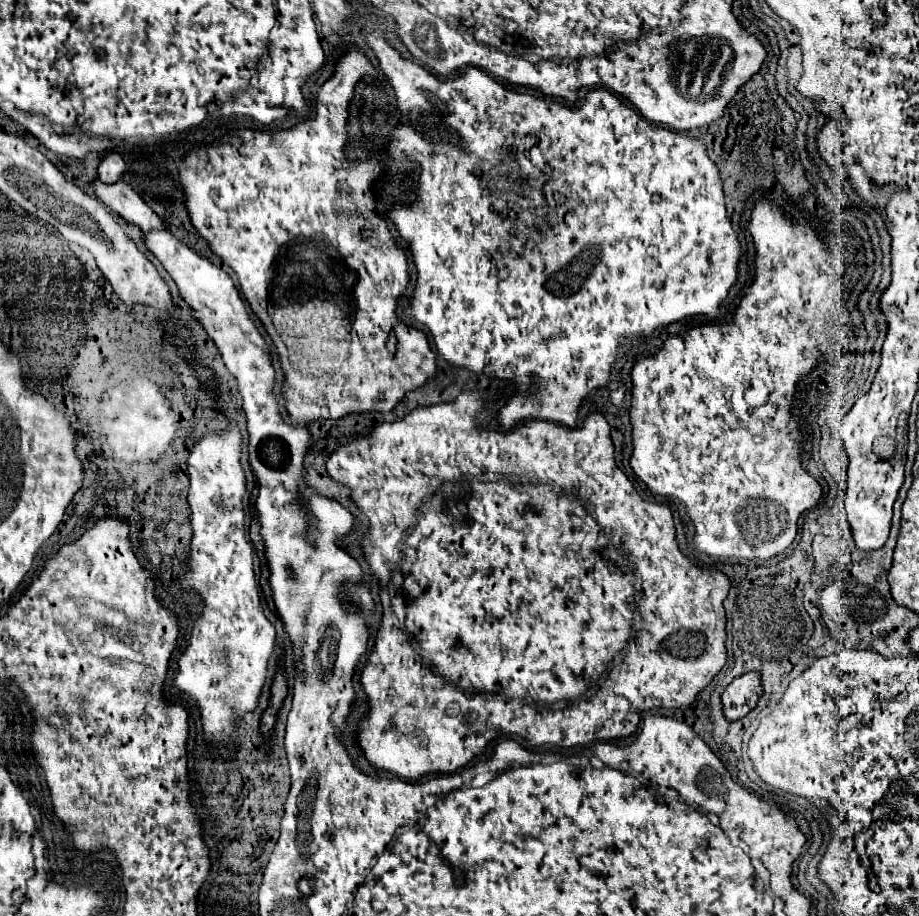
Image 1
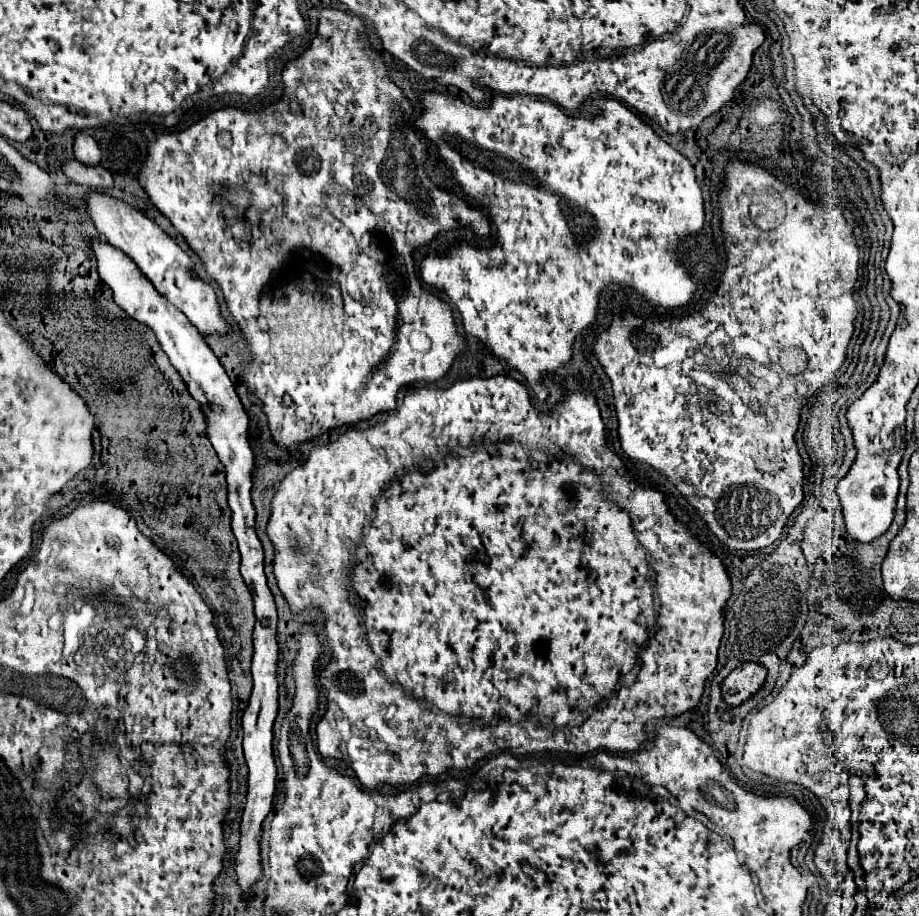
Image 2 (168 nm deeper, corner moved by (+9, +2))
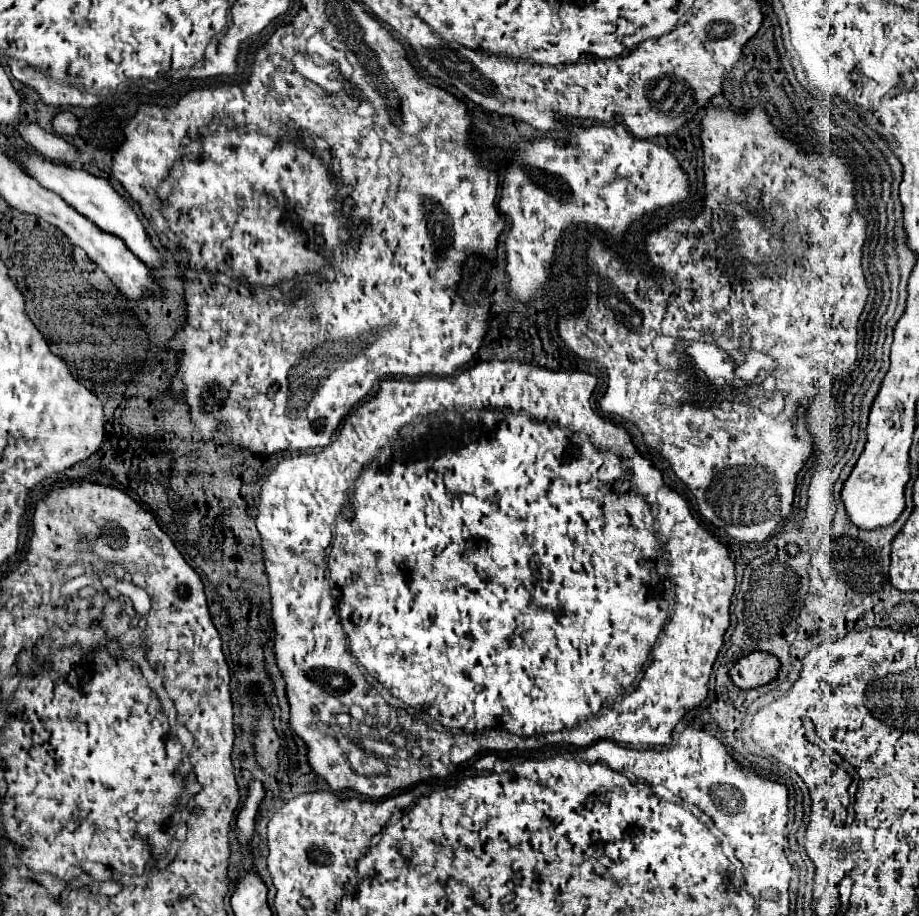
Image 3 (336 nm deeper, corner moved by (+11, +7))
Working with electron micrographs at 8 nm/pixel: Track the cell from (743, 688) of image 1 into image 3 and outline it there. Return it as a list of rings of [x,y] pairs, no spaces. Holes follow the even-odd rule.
[[[754,651],[744,655],[734,663],[730,669],[732,683],[740,689],[754,689],[760,685],[766,685],[778,677],[780,661],[772,653]]]

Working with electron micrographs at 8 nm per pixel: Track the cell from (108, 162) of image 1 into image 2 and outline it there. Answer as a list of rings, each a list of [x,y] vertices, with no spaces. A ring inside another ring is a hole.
[[[78,132],[76,134],[76,140],[74,140],[74,156],[76,160],[92,166],[92,164],[98,164],[100,158],[102,158],[102,152],[96,144],[96,140],[84,132]]]

